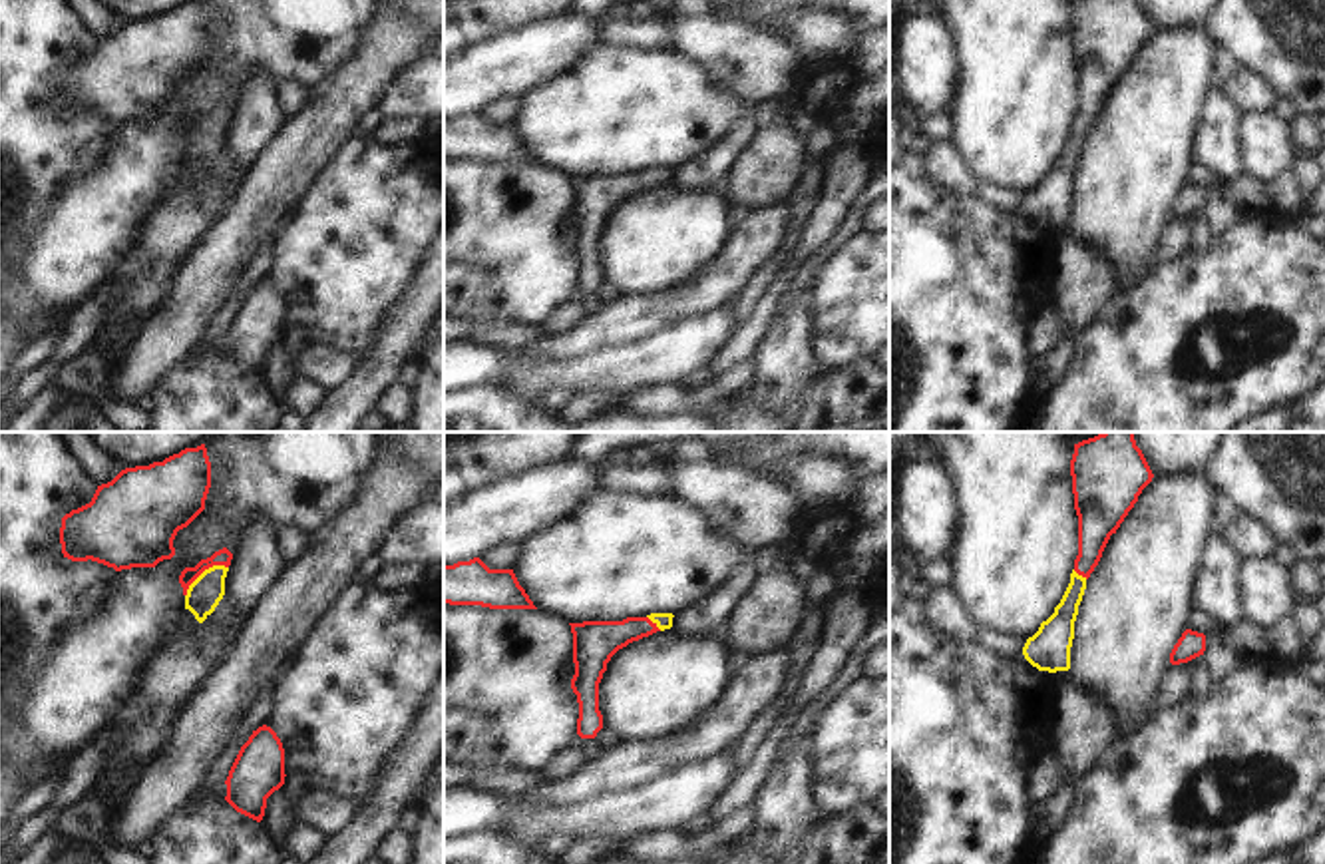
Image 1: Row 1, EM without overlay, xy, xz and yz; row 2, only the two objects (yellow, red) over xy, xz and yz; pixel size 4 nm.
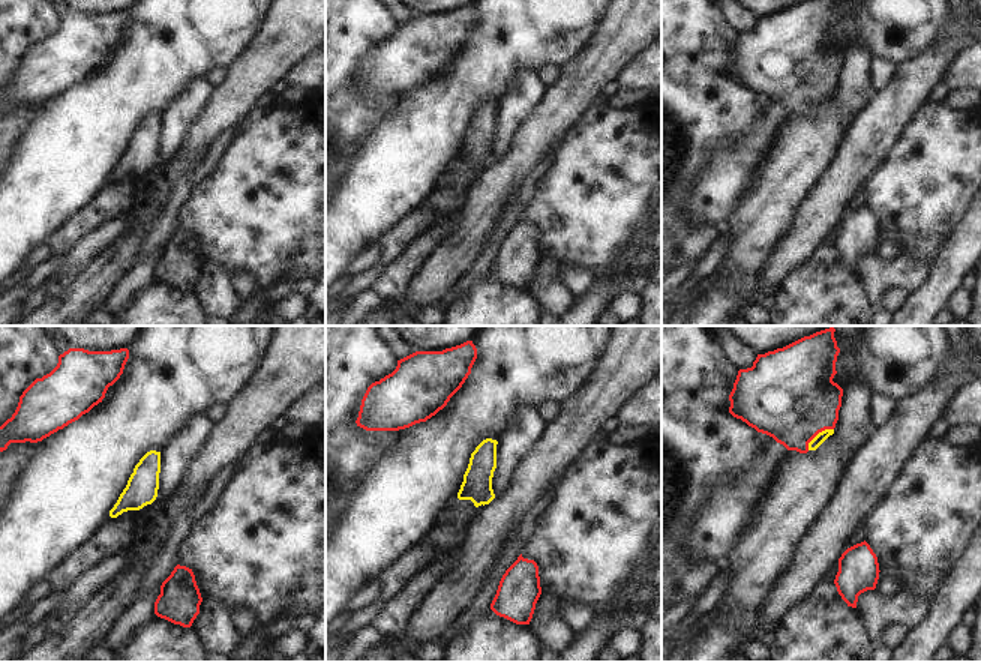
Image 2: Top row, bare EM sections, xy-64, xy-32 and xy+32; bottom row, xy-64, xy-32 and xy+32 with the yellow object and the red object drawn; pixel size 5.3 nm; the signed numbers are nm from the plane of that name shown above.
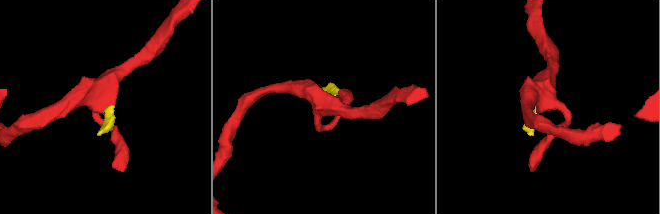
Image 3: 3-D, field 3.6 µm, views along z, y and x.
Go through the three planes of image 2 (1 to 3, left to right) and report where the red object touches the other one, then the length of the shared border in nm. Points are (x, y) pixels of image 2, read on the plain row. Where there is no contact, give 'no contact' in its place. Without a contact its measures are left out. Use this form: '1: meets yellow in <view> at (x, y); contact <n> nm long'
1: no contact
2: no contact
3: meets yellow in xy+32 at (818, 98); contact 180 nm long

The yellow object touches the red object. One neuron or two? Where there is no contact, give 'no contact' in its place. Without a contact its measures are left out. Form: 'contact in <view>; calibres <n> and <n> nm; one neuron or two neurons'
contact in xy; calibres 140 and 70 nm; one neuron

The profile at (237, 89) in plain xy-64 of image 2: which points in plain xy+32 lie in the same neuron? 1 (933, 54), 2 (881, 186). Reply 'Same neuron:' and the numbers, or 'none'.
Same neuron: 1

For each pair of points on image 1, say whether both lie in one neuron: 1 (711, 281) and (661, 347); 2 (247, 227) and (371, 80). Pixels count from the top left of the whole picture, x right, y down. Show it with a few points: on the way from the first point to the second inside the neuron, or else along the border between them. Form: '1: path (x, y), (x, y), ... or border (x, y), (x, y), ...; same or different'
1: border (723, 303), (657, 329), (639, 341); different
2: path (267, 192), (291, 160), (335, 116); same

